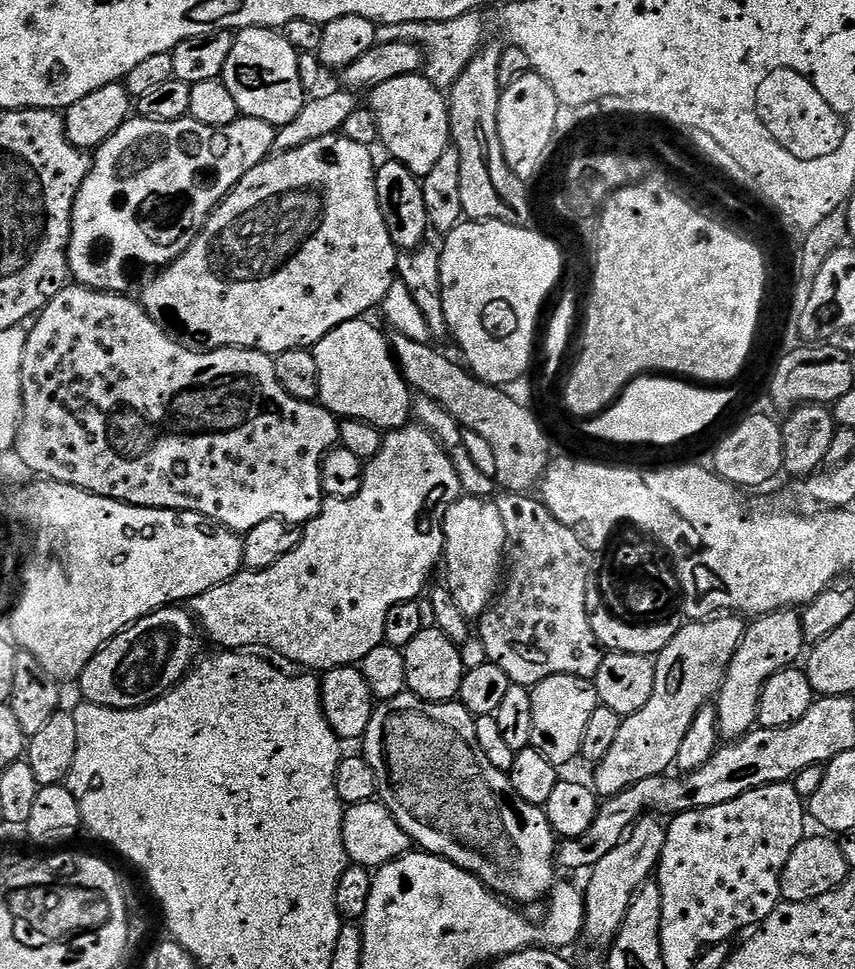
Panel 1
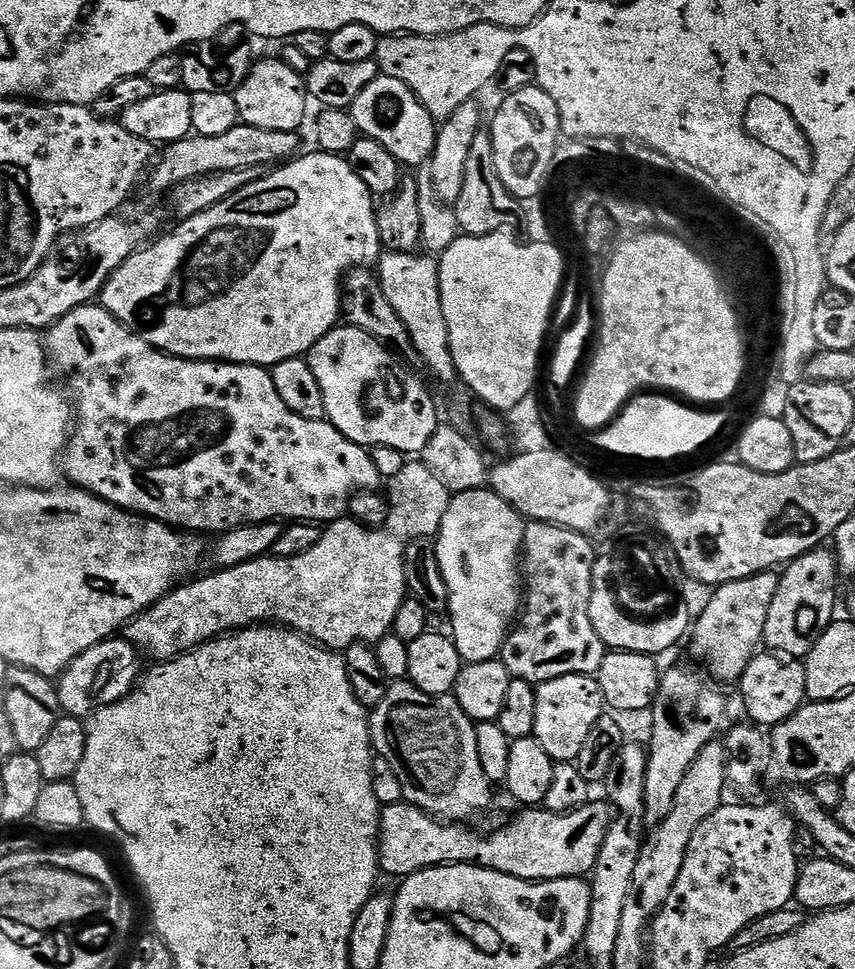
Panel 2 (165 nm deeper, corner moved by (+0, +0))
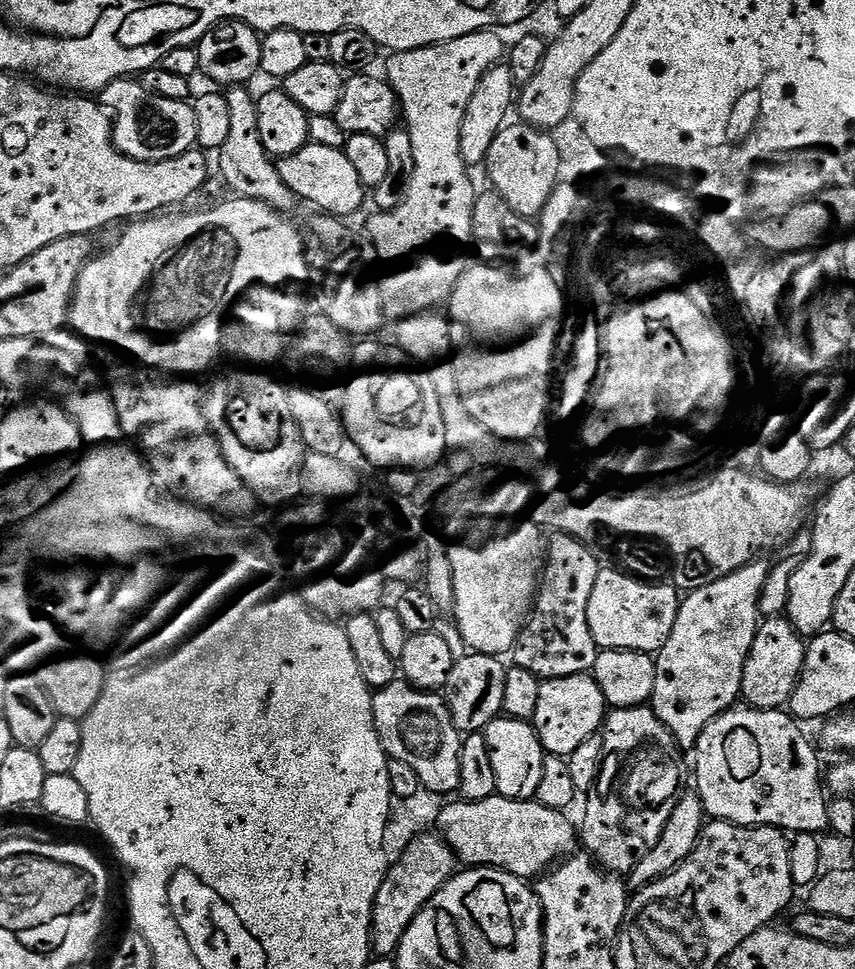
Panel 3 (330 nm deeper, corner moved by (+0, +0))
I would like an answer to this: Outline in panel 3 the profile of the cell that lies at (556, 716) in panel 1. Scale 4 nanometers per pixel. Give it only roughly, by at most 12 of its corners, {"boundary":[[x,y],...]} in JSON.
{"boundary":[[591,675],[541,683],[534,727],[545,753],[572,756],[601,731]]}

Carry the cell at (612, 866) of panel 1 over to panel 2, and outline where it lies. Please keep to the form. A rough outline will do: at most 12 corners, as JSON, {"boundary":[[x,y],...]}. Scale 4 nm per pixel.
{"boundary":[[672,668],[652,701],[644,823],[673,809],[724,696],[707,671]]}

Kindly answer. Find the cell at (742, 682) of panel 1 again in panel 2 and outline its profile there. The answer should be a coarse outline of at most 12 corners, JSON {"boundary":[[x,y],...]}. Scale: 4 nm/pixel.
{"boundary":[[836,557],[783,569],[763,643],[807,657],[834,623]]}

